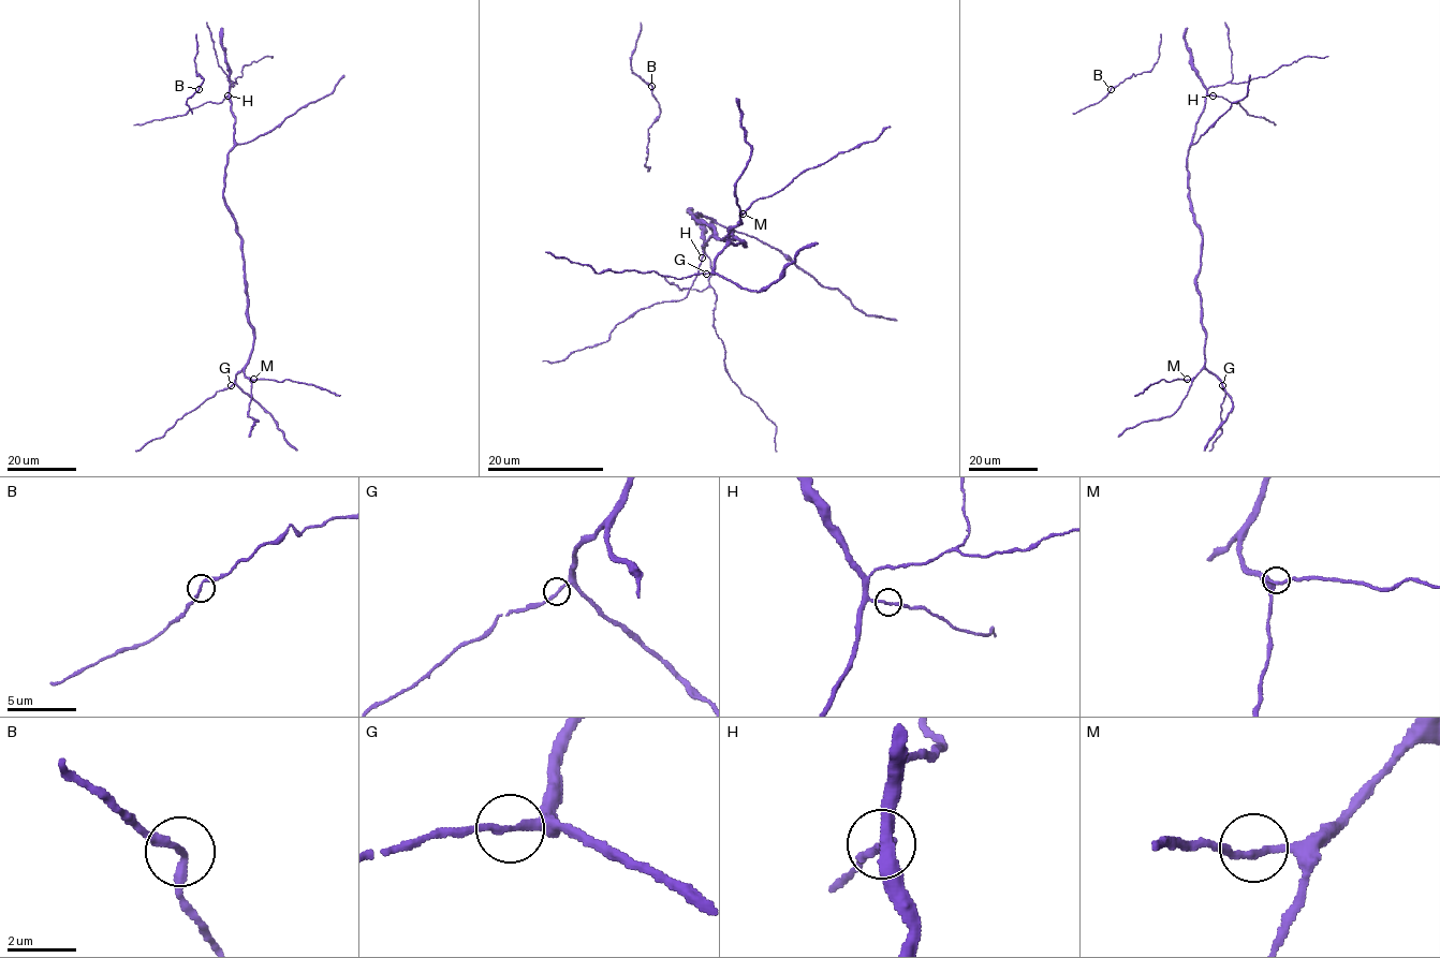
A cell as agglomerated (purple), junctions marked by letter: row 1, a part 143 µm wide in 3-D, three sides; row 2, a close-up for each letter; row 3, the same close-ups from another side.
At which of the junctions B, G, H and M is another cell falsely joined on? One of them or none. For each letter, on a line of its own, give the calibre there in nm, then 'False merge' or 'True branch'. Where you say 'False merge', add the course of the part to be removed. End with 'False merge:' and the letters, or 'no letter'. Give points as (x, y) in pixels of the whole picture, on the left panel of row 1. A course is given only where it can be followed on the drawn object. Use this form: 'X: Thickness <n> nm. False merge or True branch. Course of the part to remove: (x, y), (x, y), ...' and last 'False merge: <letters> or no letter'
B: Thickness 200 nm. True branch
G: Thickness 200 nm. True branch
H: Thickness 190 nm. True branch
M: Thickness 200 nm. True branch
False merge: no letter

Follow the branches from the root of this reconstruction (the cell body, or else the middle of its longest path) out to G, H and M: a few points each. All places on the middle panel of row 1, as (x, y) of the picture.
G: (693, 217), (723, 239), (730, 230), (733, 237), (745, 246), (730, 244), (714, 262), (714, 268), (707, 273)
H: (693, 217), (704, 215), (711, 221), (713, 234), (701, 256)
M: (693, 217), (723, 239), (730, 230), (733, 237), (745, 246), (734, 244), (729, 238), (729, 232), (743, 214)

